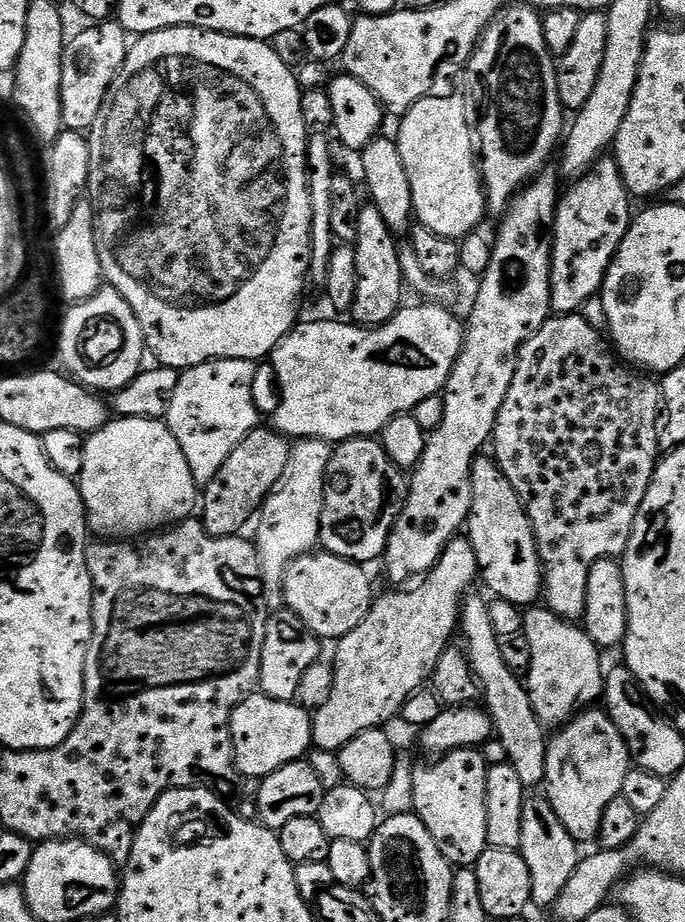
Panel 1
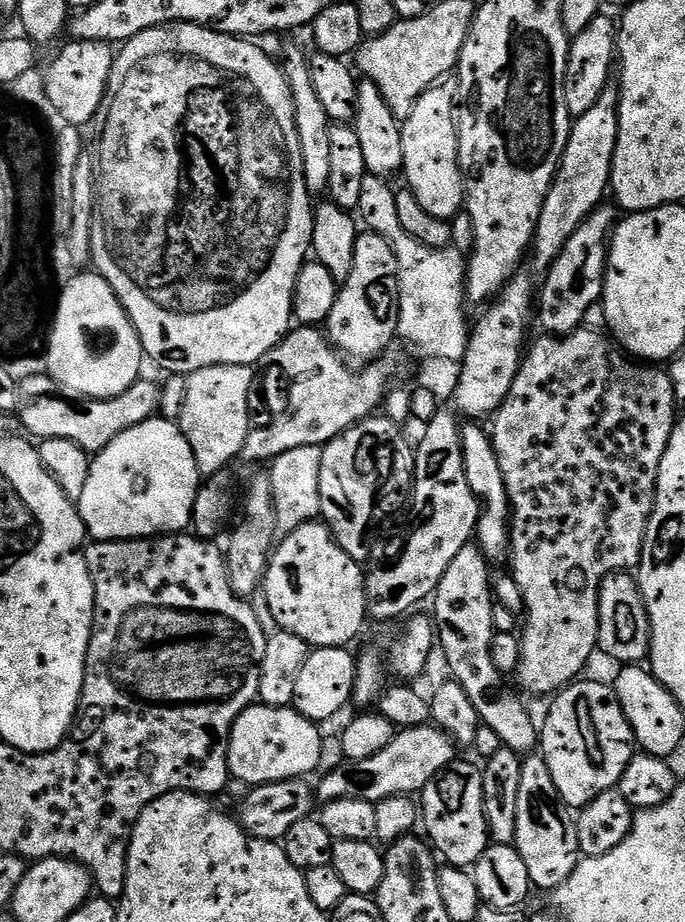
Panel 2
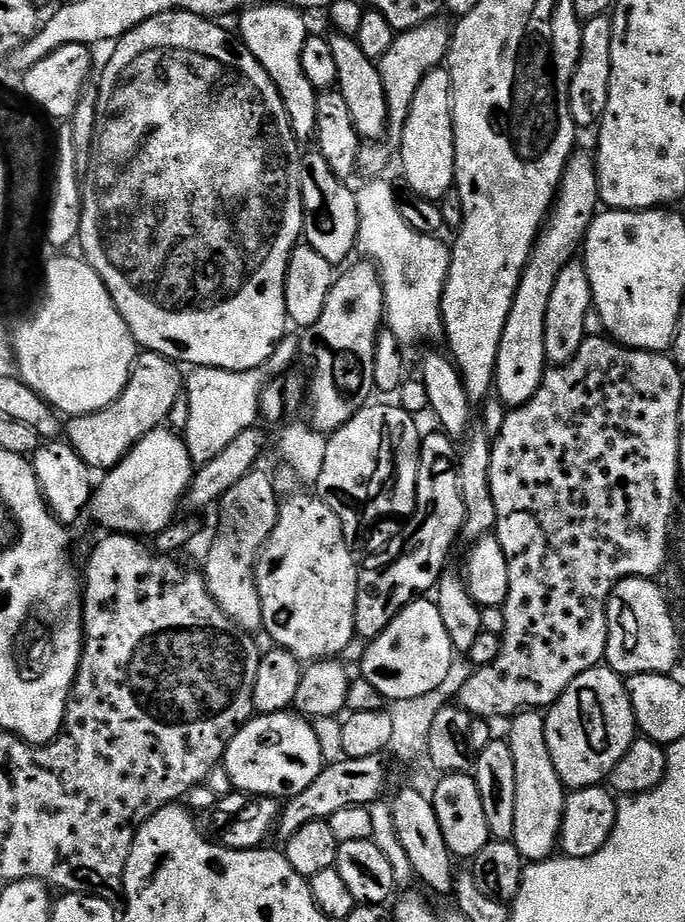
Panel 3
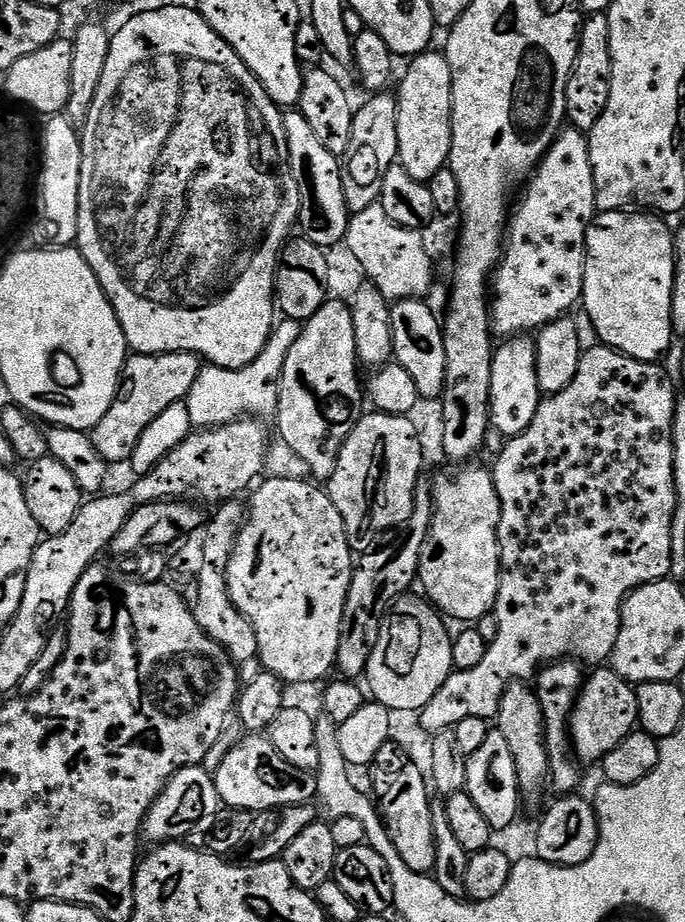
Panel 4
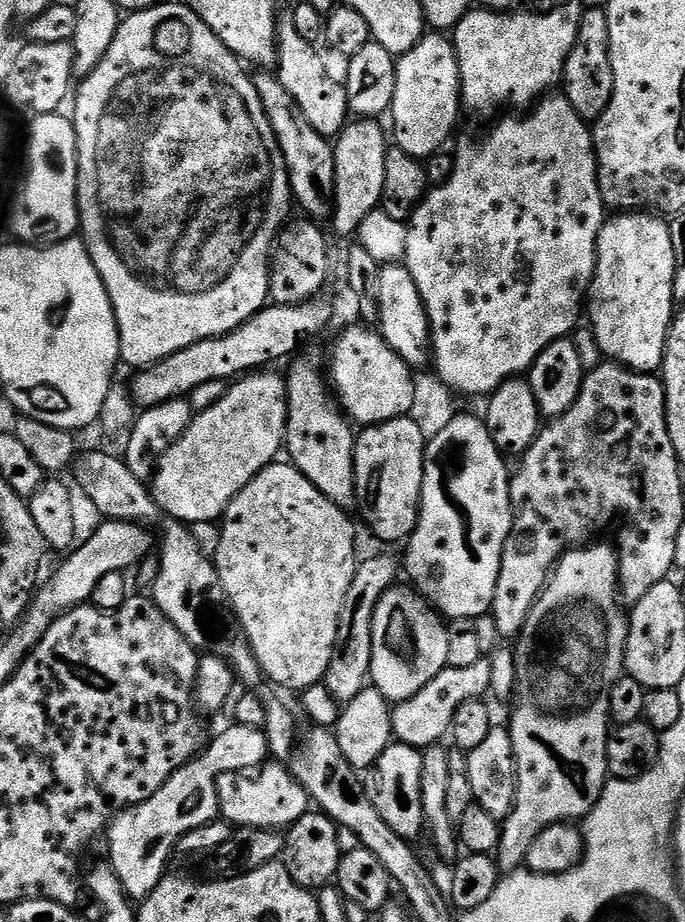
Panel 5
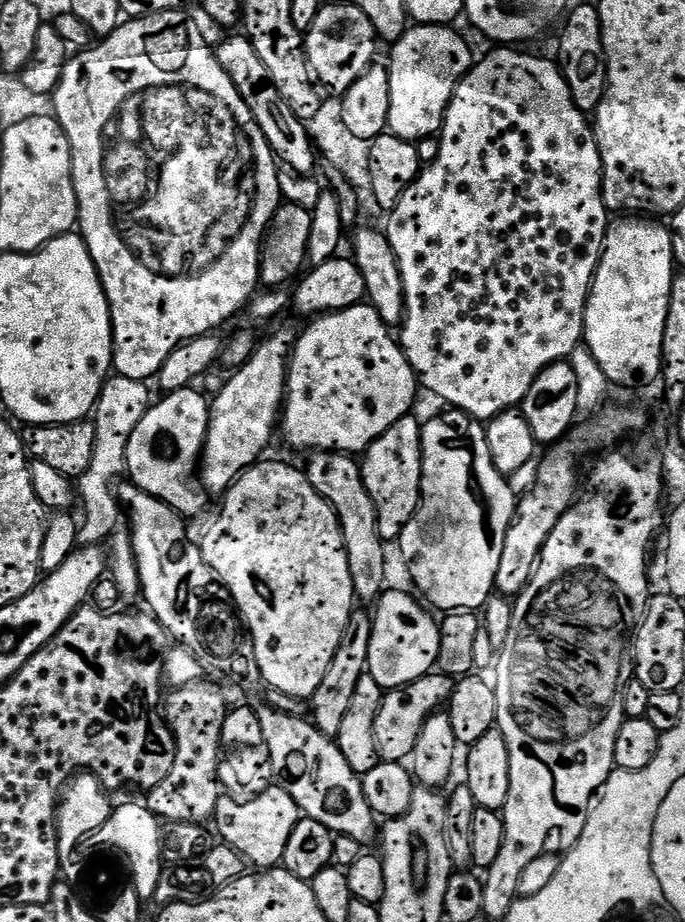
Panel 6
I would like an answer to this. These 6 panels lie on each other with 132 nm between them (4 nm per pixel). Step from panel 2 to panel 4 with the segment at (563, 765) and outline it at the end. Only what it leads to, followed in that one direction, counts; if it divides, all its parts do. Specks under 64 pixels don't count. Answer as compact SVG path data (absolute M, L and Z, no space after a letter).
M600 666L595 669L596 672L587 677L584 681L583 688L580 689L580 696L576 699L576 705L572 711L572 719L568 722L568 731L572 741L572 750L577 761L596 760L596 762L603 761L606 754L610 754L610 750L614 750L614 746L618 746L618 742L622 742L622 738L626 738L637 727L640 715L638 714L638 702L636 701L636 688L629 684L627 680L623 680L616 672L612 671L611 667Z

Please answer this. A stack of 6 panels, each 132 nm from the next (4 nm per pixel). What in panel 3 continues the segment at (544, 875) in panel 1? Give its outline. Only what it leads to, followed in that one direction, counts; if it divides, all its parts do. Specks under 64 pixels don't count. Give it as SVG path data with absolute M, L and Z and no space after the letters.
M540 710L517 712L511 717L509 724L512 725L506 733L510 754L514 756L514 830L511 843L528 862L547 860L557 851L566 799L564 783L550 758L544 717L545 713Z

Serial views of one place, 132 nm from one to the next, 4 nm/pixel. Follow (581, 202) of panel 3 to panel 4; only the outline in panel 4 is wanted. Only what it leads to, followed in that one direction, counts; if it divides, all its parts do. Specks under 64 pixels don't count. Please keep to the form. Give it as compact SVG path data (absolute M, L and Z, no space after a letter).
M528 334L509 336L501 344L504 345L493 351L490 366L491 427L495 431L497 428L504 438L511 438L522 434L522 430L534 422L534 414L538 414L542 399L538 386L538 354L536 341Z

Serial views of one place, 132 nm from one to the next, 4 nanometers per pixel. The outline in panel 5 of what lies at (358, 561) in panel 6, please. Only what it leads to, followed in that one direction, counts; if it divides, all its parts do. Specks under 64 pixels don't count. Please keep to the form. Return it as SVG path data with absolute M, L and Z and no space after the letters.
M293 359L292 369L286 372L288 385L286 452L292 455L289 457L296 469L314 486L318 486L318 490L322 490L322 494L326 494L330 502L345 510L355 509L357 507L354 478L356 436L353 425L334 399L325 373L323 371L320 373L320 368L314 361L300 359Z

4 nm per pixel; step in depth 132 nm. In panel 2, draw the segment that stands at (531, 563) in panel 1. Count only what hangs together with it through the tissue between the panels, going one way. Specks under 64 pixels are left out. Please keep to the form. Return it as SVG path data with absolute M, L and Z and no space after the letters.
M465 423L460 434L466 482L473 494L476 495L476 500L482 509L480 520L476 523L474 536L489 561L503 561L508 550L508 534L510 531L510 509L506 484L502 478L502 466L498 466L498 454L492 445L491 435L485 429L483 432L476 424L479 423Z

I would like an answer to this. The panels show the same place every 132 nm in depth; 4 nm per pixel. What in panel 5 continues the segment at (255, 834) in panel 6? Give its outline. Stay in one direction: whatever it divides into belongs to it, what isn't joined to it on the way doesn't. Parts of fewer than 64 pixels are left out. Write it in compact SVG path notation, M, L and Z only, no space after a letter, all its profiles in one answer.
M280 762L265 763L255 774L245 774L243 771L223 771L216 782L220 803L219 815L237 829L287 830L310 810L308 791Z

